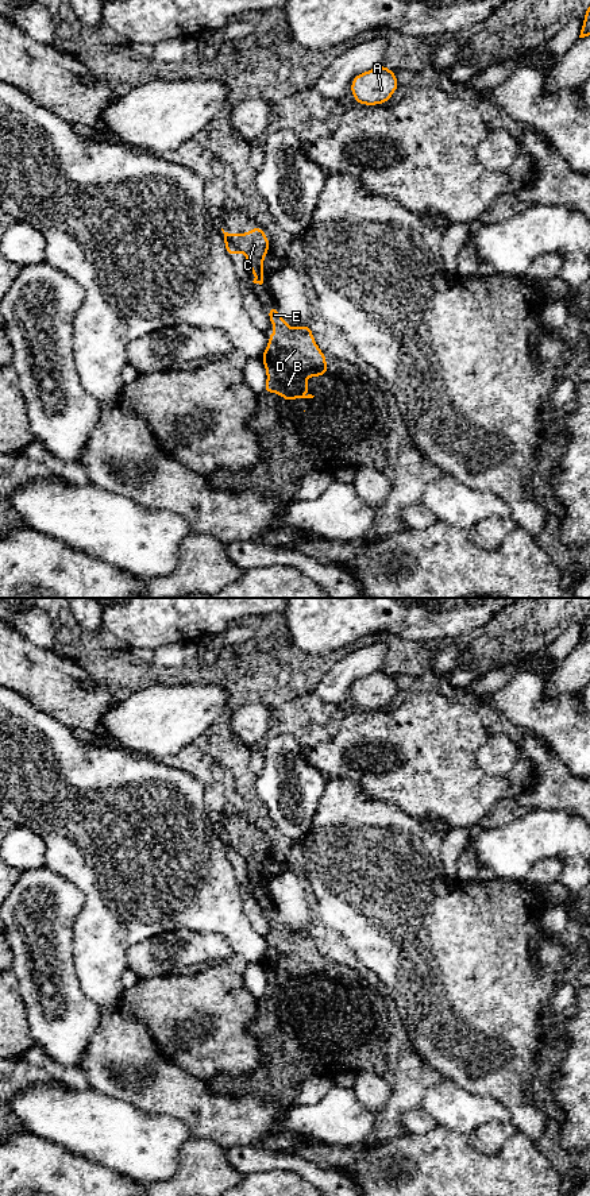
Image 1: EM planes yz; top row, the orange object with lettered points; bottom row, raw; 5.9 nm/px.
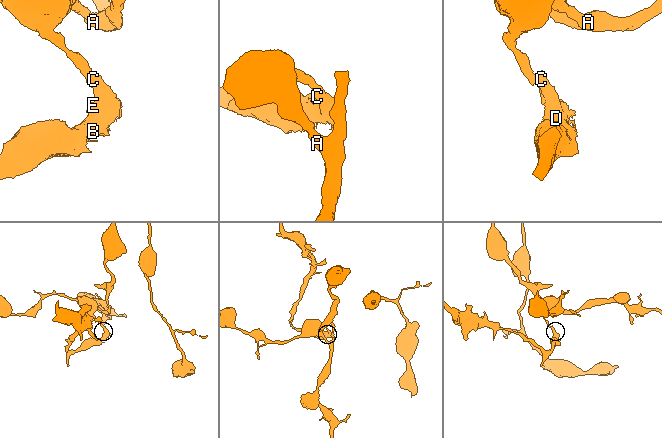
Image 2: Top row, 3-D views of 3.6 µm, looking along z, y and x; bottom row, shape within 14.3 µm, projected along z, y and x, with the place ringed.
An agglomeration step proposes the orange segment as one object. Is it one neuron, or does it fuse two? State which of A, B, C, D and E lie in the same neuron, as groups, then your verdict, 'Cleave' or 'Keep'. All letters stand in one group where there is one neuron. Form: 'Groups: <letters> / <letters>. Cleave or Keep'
Groups: A / B C D E. Cleave

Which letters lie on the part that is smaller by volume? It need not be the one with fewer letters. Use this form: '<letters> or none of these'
B, C, D, E

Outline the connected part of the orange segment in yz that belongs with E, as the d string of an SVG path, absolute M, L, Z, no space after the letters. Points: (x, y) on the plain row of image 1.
M269 911L267 919L271 930L277 934L275 938L269 938L269 949L261 961L266 972L267 987L262 998L279 998L282 1004L293 1006L296 1003L313 1003L315 1000L305 1000L305 995L311 995L311 988L304 988L305 981L323 981L329 979L327 975L327 964L324 957L317 952L311 930L300 930L290 933L284 922L279 919L277 911Z

